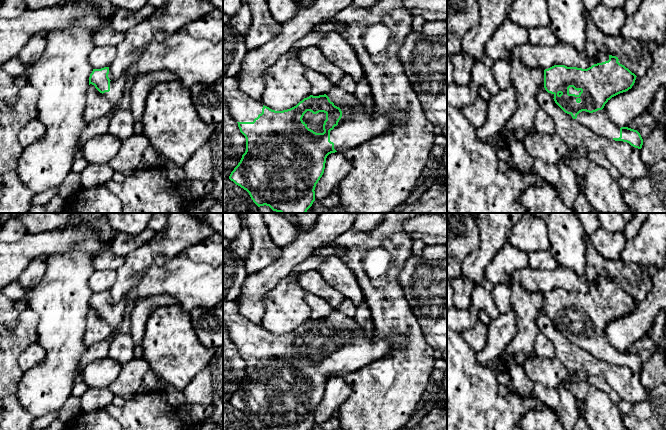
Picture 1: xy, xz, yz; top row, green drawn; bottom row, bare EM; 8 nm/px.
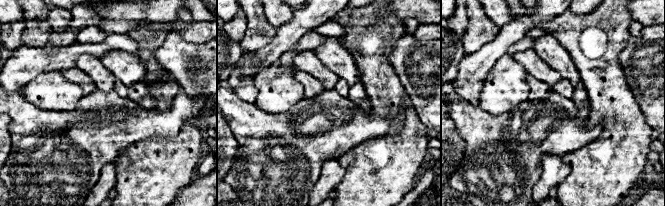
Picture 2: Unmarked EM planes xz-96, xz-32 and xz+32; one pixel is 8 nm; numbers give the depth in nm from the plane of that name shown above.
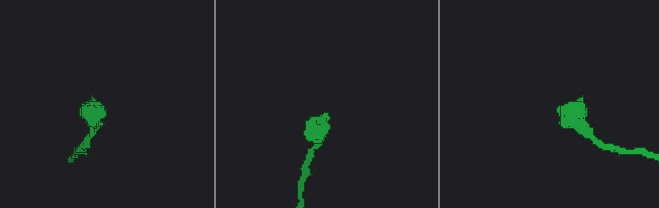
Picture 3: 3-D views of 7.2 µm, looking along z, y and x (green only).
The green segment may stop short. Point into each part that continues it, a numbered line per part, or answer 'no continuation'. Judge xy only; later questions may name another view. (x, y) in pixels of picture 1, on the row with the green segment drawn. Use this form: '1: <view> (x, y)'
1: xy (193, 61)

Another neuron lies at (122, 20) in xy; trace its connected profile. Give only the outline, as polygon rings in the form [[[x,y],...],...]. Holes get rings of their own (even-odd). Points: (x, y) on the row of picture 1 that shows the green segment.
[[[148,3],[137,11],[119,8],[114,11],[110,24],[117,31],[125,33],[128,29],[149,18],[154,11],[155,8]]]

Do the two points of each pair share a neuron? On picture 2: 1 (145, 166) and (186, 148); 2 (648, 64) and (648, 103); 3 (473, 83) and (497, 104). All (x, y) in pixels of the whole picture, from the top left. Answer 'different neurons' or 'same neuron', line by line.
1: same neuron
2: same neuron
3: different neurons

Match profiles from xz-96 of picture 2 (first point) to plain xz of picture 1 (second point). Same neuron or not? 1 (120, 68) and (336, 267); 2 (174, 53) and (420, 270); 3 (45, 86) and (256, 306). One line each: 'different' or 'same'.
1: same
2: same
3: different

